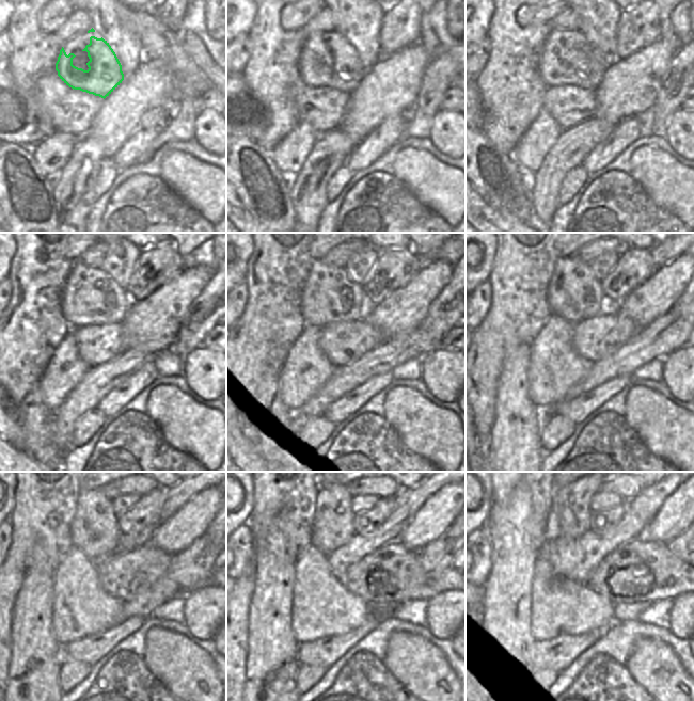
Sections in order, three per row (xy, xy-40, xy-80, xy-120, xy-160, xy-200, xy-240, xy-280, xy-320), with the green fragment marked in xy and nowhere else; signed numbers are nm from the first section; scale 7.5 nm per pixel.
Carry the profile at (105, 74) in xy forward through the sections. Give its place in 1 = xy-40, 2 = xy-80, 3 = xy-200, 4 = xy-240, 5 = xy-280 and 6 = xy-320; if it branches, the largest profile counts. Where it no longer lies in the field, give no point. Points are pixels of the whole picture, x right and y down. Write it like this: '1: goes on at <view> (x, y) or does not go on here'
1: goes on at xy-40 (345, 72)
2: goes on at xy-80 (588, 64)
3: goes on at xy-200 (587, 301)
4: goes on at xy-240 (106, 540)
5: goes on at xy-280 (337, 538)
6: goes on at xy-320 (583, 529)

